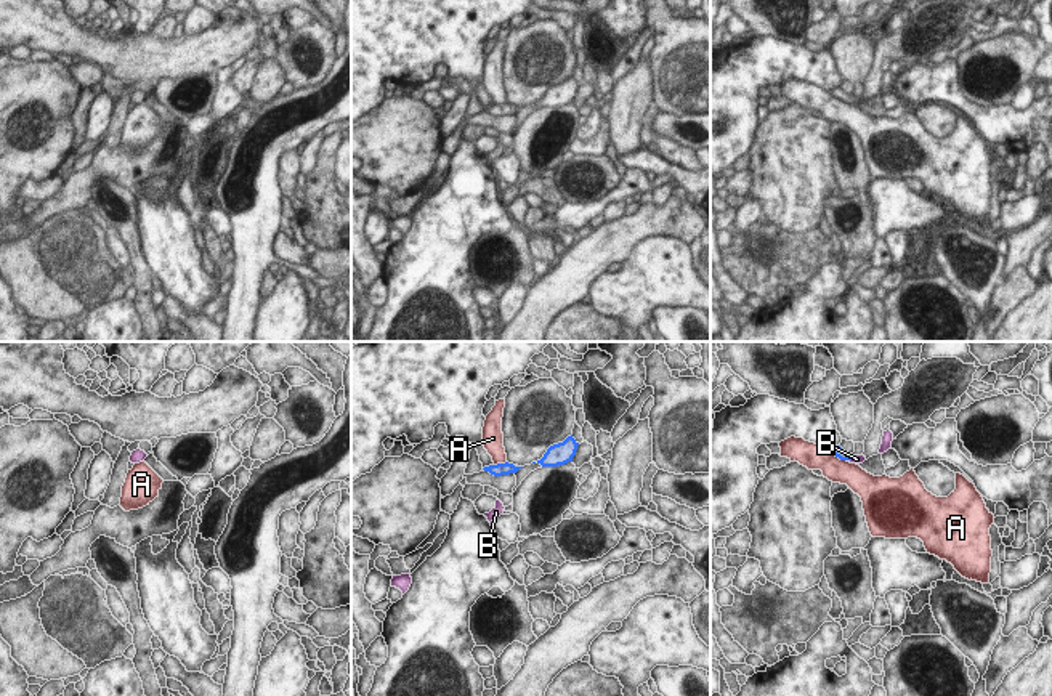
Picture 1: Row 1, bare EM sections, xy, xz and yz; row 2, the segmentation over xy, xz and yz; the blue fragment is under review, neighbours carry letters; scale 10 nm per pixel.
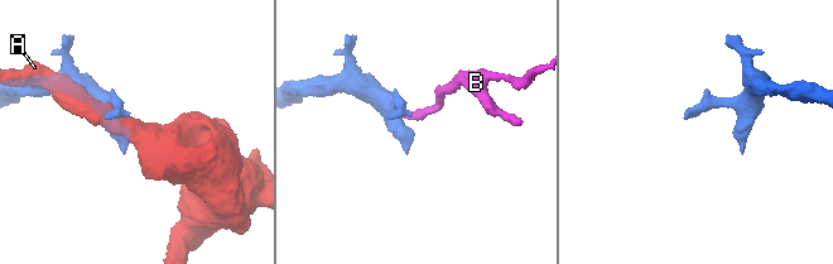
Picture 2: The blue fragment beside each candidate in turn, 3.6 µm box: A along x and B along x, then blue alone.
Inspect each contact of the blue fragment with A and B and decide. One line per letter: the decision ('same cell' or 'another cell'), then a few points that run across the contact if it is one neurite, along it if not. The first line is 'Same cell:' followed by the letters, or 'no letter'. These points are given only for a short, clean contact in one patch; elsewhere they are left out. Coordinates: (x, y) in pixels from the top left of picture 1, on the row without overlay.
Same cell: B
A: another cell; line yz (829, 92), (845, 101)
B: same cell; line yz (837, 92), (850, 100), (857, 100)

